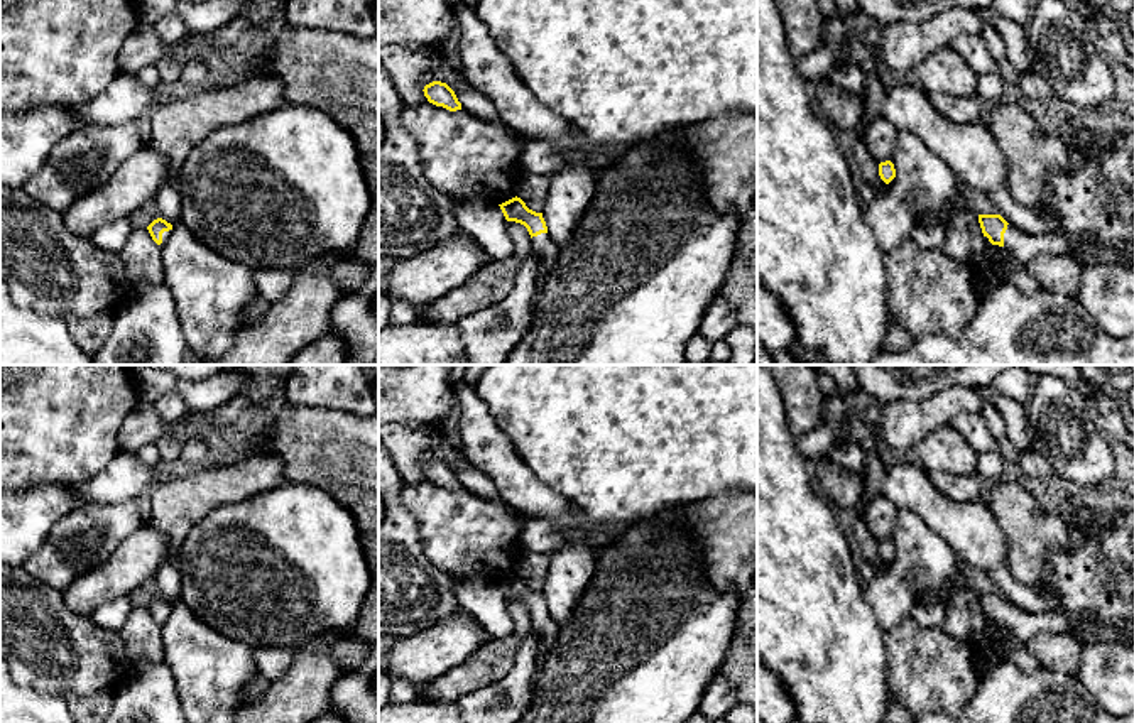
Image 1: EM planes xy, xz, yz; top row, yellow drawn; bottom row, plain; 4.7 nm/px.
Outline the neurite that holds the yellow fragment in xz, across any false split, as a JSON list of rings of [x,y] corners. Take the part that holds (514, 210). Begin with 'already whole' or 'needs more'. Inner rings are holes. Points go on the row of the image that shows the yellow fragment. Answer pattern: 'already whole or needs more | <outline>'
needs more | [[[515,196],[499,206],[507,221],[524,225],[531,235],[531,253],[534,253],[541,262],[541,272],[537,277],[539,297],[546,284],[548,274],[559,253],[559,247],[548,235],[548,226],[542,213],[529,209],[521,198]]]

